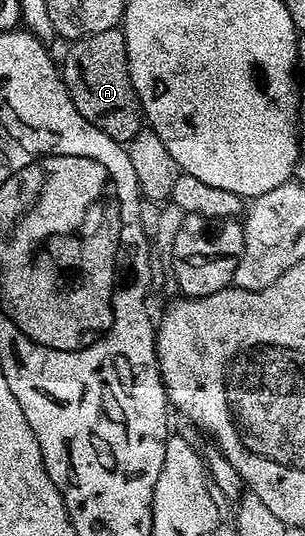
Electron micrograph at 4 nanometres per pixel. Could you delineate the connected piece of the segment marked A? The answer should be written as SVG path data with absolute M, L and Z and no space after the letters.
M120 28L99 31L95 35L76 38L73 45L65 53L65 65L60 66L61 79L65 82L67 91L71 95L71 103L99 131L103 131L112 141L128 143L133 136L143 128L143 114L141 112L141 100L131 83L131 71L127 63L127 43L124 32Z

